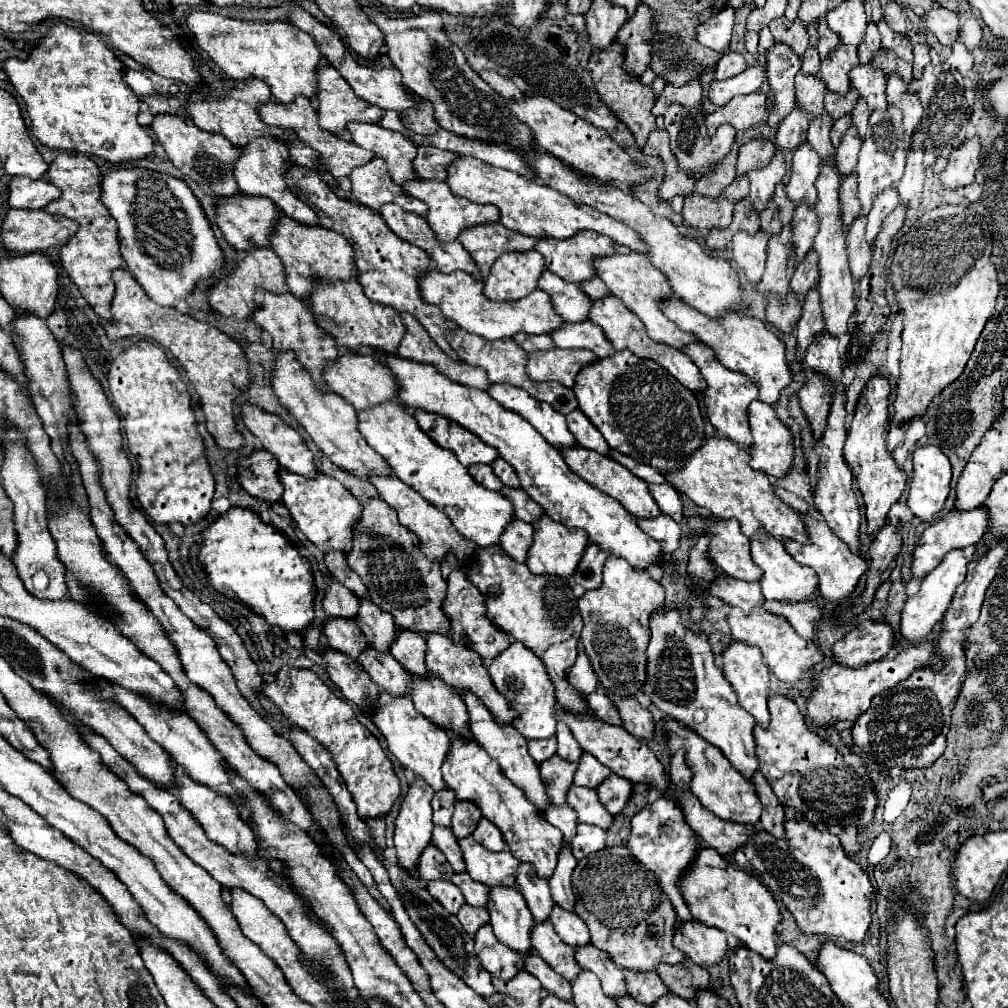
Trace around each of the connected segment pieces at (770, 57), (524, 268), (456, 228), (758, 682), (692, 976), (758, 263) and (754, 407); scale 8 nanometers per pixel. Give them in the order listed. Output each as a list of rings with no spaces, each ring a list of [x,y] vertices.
[[[775,42],[767,50],[767,78],[771,84],[773,108],[769,112],[769,126],[777,128],[789,114],[789,100],[795,108],[795,74],[801,68],[801,58],[787,46]]]
[[[537,250],[519,254],[507,252],[497,258],[485,278],[483,294],[495,302],[513,302],[529,296],[545,270],[543,256]]]
[[[411,180],[407,184],[403,184],[403,190],[407,194],[411,194],[417,200],[423,200],[429,206],[429,214],[427,214],[427,222],[433,228],[435,236],[441,242],[453,242],[457,240],[457,236],[461,234],[461,230],[471,228],[471,226],[479,226],[479,224],[495,224],[499,222],[499,208],[489,206],[489,204],[475,204],[469,202],[467,198],[455,196],[451,192],[451,188],[445,182],[425,182],[425,180]]]
[[[731,642],[731,646],[723,652],[723,674],[731,682],[739,704],[757,720],[759,726],[767,728],[769,724],[769,710],[767,710],[767,700],[769,700],[769,668],[763,664],[763,656],[759,648],[747,646],[743,642]]]
[[[689,960],[687,966],[661,964],[657,968],[657,974],[675,996],[681,996],[687,1002],[695,1002],[699,990],[713,990],[713,986],[709,984],[709,972],[703,966],[689,964]]]
[[[759,230],[755,236],[747,232],[737,232],[731,240],[733,260],[743,270],[745,278],[755,284],[763,276],[763,268],[767,260],[767,242],[769,242],[769,234],[763,230]]]
[[[761,400],[749,406],[749,424],[755,446],[749,448],[751,468],[763,470],[769,476],[783,478],[793,466],[793,434],[777,418],[775,410]]]

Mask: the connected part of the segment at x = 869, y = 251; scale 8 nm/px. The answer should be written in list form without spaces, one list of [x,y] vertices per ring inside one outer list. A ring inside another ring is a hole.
[[[859,216],[851,228],[849,228],[849,234],[847,234],[847,250],[849,250],[849,266],[851,266],[851,272],[853,272],[853,278],[861,278],[867,268],[869,268],[869,262],[871,262],[871,256],[873,256],[873,244],[869,244],[865,240],[865,224],[867,224],[867,218],[865,216]]]

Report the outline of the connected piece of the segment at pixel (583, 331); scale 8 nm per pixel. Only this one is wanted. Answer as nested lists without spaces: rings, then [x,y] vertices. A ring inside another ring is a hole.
[[[589,320],[579,324],[567,322],[559,332],[555,330],[551,338],[559,348],[585,348],[603,358],[579,372],[573,392],[579,400],[579,410],[605,436],[611,448],[659,470],[661,474],[675,472],[691,452],[701,448],[705,438],[705,420],[697,396],[657,362],[637,358],[629,350],[617,352],[601,326]]]

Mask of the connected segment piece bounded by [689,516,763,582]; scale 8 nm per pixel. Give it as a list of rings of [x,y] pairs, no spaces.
[[[695,516],[689,518],[689,530],[703,530],[707,534],[713,534],[709,556],[713,564],[727,576],[745,582],[761,580],[763,572],[759,572],[759,566],[751,560],[749,554],[749,538],[741,532],[735,518],[709,526],[703,518]]]

